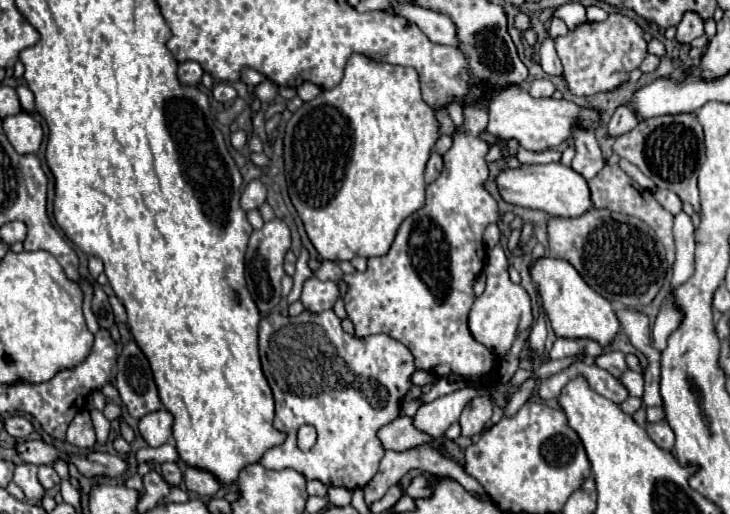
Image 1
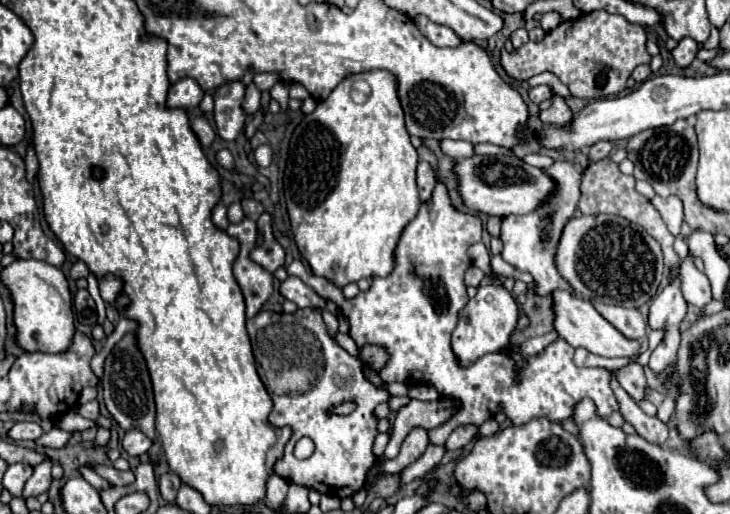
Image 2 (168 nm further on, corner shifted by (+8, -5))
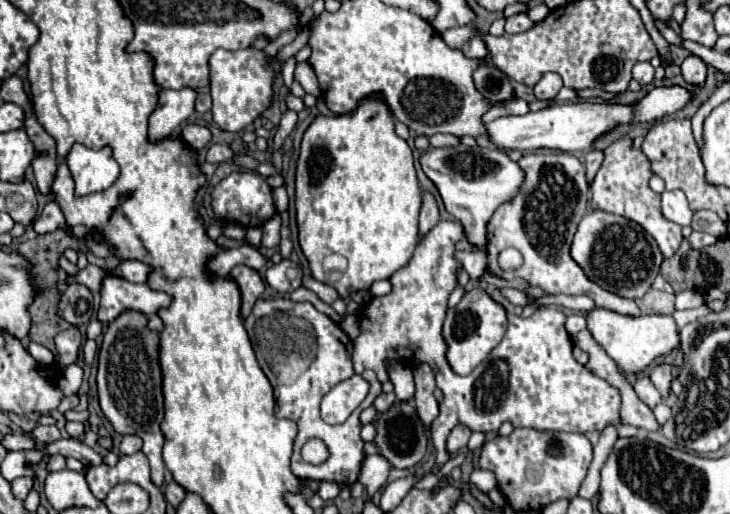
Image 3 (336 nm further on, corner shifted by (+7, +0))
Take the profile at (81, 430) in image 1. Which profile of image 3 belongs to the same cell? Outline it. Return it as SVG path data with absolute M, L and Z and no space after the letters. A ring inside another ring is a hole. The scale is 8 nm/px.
M21 433L21 435L5 435L3 447L9 451L23 451L23 449L35 449L35 439Z

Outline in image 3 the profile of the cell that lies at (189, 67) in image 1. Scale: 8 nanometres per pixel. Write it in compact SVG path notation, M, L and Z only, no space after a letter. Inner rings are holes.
M191 87L183 89L163 89L159 93L157 109L149 117L149 141L159 141L179 131L179 127L195 111L197 91Z

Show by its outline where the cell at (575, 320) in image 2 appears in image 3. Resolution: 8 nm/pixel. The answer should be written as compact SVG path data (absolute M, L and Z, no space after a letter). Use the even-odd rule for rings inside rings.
M595 307L587 313L587 331L603 347L603 351L619 365L623 373L635 373L635 375L647 369L657 357L669 353L673 347L679 345L675 319L667 315L625 317L615 311Z

